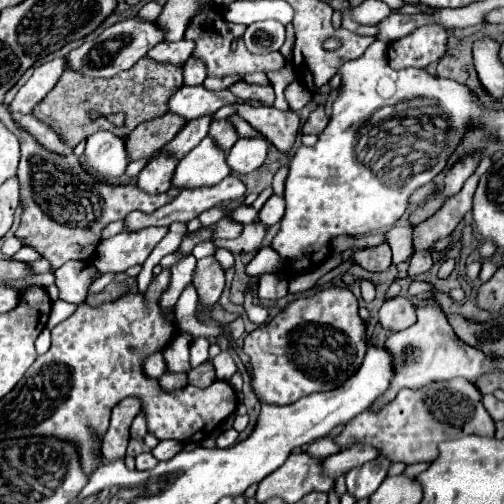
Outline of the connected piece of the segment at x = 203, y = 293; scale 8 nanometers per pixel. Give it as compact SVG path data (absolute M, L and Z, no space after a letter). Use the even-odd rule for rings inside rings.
M214 256L196 262L192 286L198 292L198 302L202 310L212 310L224 290L224 270Z

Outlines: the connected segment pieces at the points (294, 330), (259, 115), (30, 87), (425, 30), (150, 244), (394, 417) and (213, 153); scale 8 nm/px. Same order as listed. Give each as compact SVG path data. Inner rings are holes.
M330 286L322 292L316 292L308 298L298 298L296 302L290 302L284 312L280 312L274 320L268 324L258 326L254 332L250 332L244 338L244 352L252 360L254 368L254 390L266 404L286 406L294 404L302 396L314 394L314 392L326 392L336 390L344 380L356 374L356 368L360 368L364 354L366 354L366 324L358 316L358 300L348 288L336 288Z
M236 104L238 114L262 136L270 138L270 142L280 150L288 152L294 144L300 118L292 110L278 110L274 106L264 106L264 108L250 108L246 104Z
M54 58L34 70L30 80L18 90L16 98L10 104L12 112L32 112L32 108L44 100L44 96L54 88L62 72L68 68L66 58Z
M422 26L416 32L392 42L392 54L388 64L394 70L400 68L426 68L432 62L438 62L448 52L448 32L442 26Z
M142 228L102 240L96 250L94 266L100 272L126 272L134 264L144 264L166 232L168 228Z
M454 378L448 382L430 384L420 390L402 388L398 396L380 412L360 412L334 440L346 448L352 444L372 444L380 450L380 456L386 456L392 462L414 464L436 460L438 444L442 440L462 438L468 434L492 438L494 420L482 406L482 394L478 388L464 378Z
M206 136L198 146L194 146L178 164L172 186L200 188L222 182L230 174L226 164L226 152Z

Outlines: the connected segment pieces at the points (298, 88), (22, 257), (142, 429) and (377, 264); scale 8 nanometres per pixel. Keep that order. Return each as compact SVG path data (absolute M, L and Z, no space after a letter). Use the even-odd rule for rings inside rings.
M300 82L288 84L286 90L284 90L284 96L288 98L290 108L298 108L298 110L300 110L302 106L306 106L306 102L312 100L312 92L310 92L304 84L300 84Z
M20 248L14 256L12 256L12 260L18 260L18 262L34 262L34 260L40 260L42 256L36 252L36 250L32 250L32 248Z
M140 412L140 414L134 418L134 422L132 422L130 436L132 436L132 438L144 438L144 436L146 436L146 432L148 432L146 418L144 418L144 412Z
M380 244L376 248L356 250L354 254L350 254L350 260L368 272L382 272L392 264L392 252L388 244Z

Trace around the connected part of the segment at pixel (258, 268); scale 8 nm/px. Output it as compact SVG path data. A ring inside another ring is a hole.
M260 248L258 254L246 266L246 274L258 276L264 272L264 268L266 272L276 272L276 268L280 268L280 256L272 248Z

